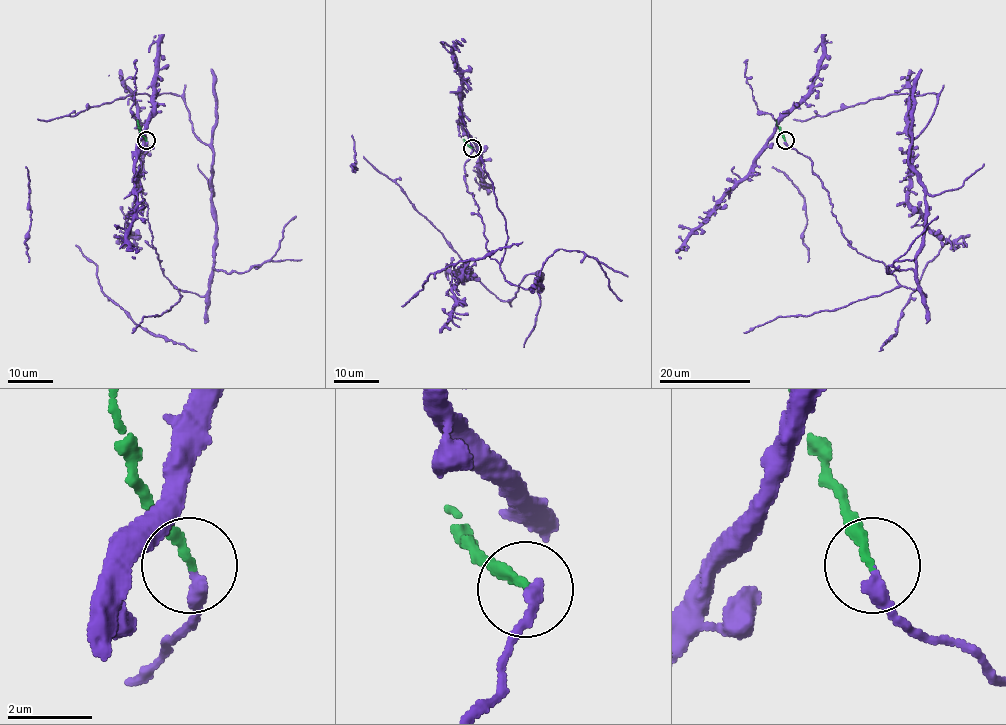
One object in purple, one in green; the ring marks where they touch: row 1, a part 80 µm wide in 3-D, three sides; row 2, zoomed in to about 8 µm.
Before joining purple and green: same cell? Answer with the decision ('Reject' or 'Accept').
Accept

